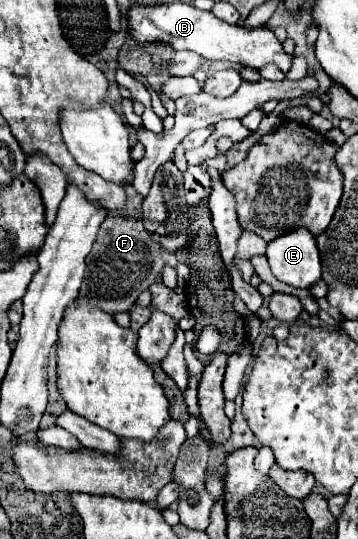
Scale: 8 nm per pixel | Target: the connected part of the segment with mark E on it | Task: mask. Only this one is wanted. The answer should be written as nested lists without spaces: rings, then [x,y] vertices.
[[[296,229],[268,243],[266,257],[274,277],[290,287],[308,289],[322,276],[316,239],[308,229]]]

